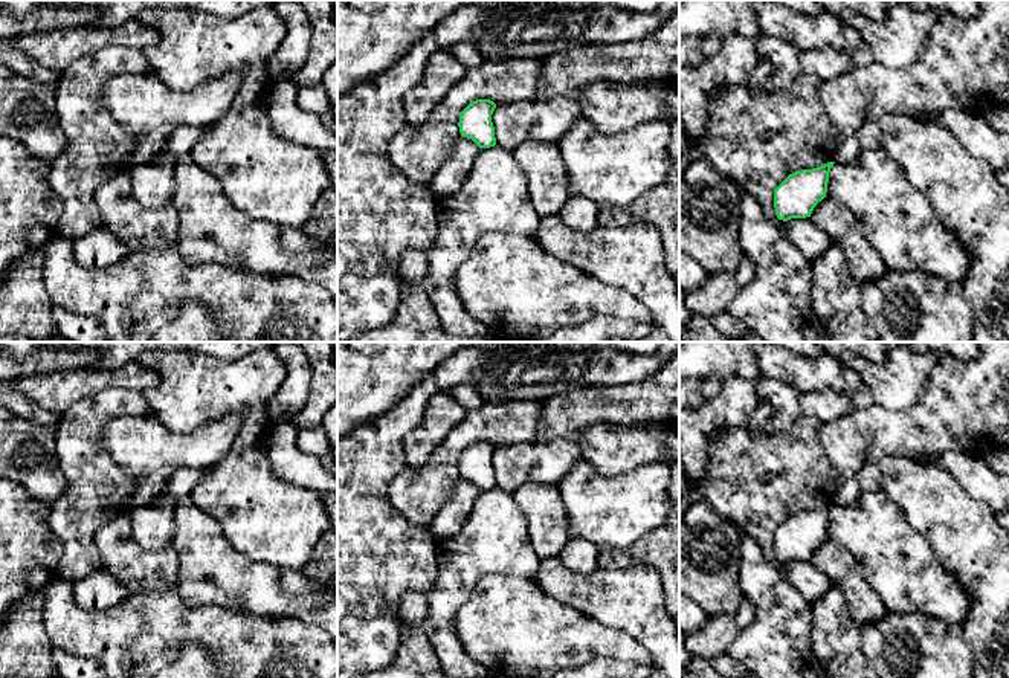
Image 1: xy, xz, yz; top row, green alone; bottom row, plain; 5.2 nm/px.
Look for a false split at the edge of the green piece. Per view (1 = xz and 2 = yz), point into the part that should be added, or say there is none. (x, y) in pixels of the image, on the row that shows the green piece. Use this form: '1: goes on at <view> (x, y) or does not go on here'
1: does not go on here
2: does not go on here

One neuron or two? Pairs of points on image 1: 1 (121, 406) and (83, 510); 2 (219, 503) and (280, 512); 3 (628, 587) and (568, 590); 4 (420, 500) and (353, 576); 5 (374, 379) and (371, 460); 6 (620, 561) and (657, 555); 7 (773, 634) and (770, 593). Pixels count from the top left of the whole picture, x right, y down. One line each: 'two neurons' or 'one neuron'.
1: one neuron
2: one neuron
3: one neuron
4: two neurons
5: two neurons
6: one neuron
7: one neuron

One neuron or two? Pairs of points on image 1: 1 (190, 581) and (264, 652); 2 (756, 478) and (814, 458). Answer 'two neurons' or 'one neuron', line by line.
1: two neurons
2: one neuron

